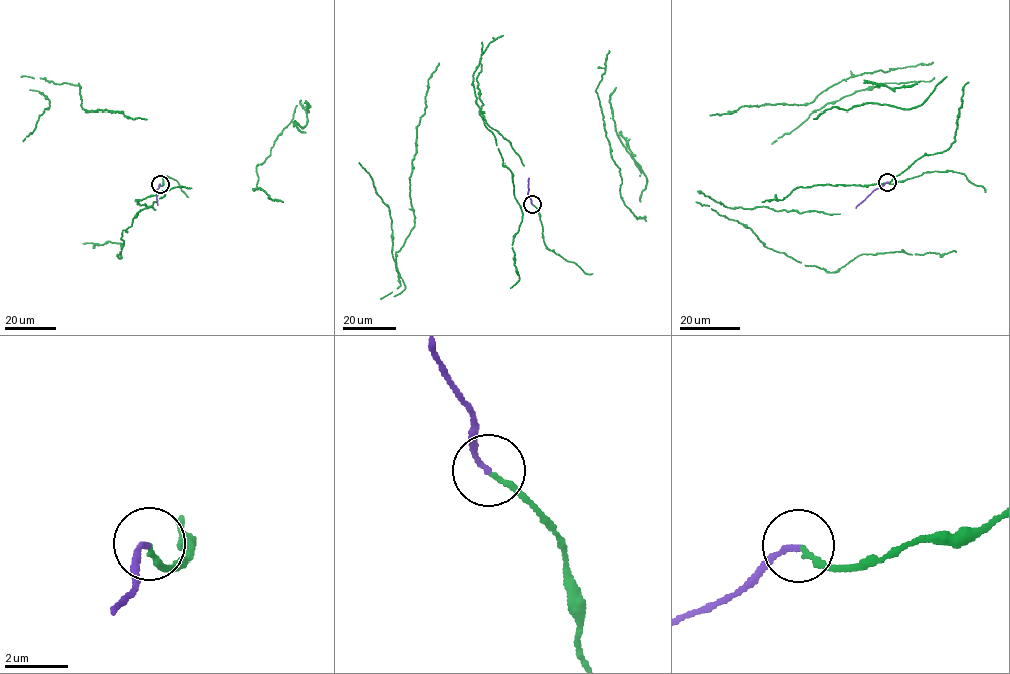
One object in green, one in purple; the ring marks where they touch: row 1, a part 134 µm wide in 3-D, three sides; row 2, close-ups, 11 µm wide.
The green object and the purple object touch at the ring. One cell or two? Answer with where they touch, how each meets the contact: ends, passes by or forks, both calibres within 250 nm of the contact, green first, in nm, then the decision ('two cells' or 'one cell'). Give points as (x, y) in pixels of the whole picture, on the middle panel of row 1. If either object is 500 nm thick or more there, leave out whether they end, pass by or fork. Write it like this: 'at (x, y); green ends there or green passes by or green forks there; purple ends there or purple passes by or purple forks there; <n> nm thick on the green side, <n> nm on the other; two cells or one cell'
at (532, 204); green ends there; purple ends there; 160 nm thick on the green side, 150 nm on the other; one cell

